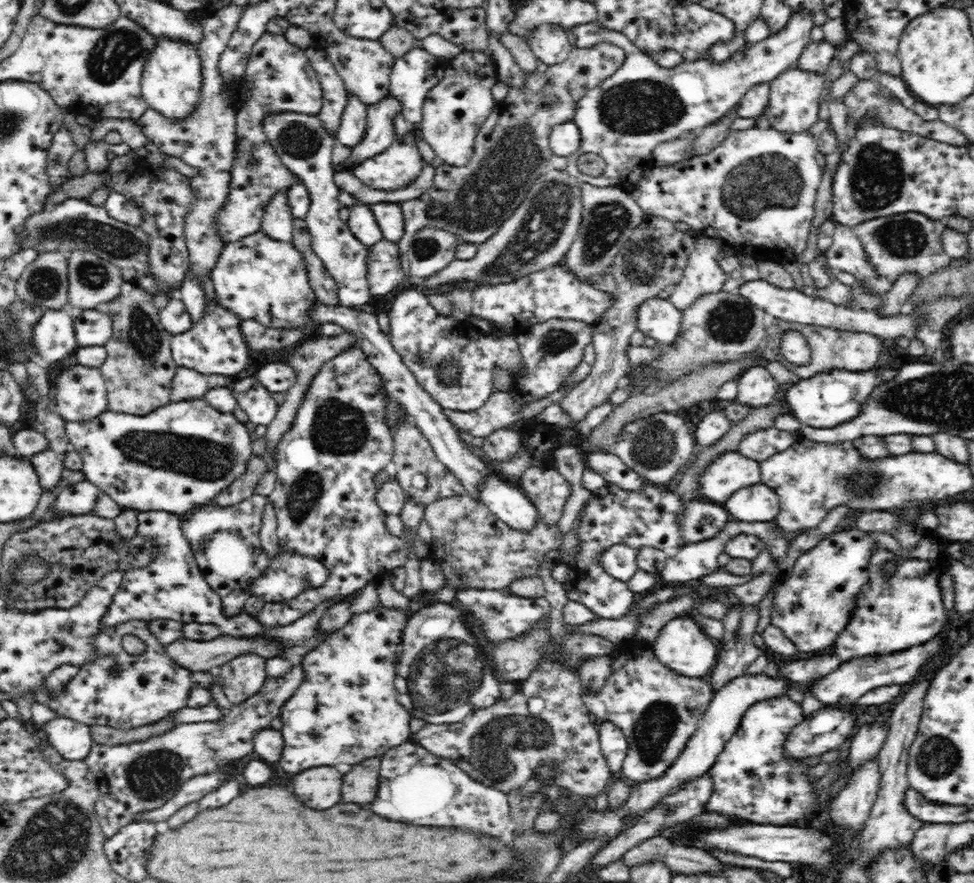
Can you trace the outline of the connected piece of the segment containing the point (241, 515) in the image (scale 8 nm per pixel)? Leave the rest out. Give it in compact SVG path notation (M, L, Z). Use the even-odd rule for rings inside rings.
M254 494L251 498L240 502L240 504L228 505L223 508L221 505L196 505L192 509L179 515L181 529L190 543L191 551L195 556L198 568L201 569L204 579L214 589L222 599L223 608L229 616L234 616L240 611L244 611L246 601L252 596L253 582L256 582L258 576L266 574L268 566L270 566L270 557L266 554L262 546L259 530L261 529L262 516L267 506L268 499L266 496ZM218 530L226 530L226 538L222 540L214 540L214 548L210 548L210 540Z

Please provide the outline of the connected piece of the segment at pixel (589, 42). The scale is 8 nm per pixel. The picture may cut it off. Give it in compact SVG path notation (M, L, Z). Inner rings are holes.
M800 6L795 10L784 29L771 34L768 38L749 45L744 54L736 54L726 63L711 63L708 60L682 61L673 68L658 65L650 55L636 47L630 39L621 32L603 30L598 22L579 25L567 31L568 38L574 47L586 48L594 46L599 41L610 41L624 49L625 59L609 77L605 77L594 88L587 90L586 94L577 102L573 121L578 126L581 134L581 143L577 152L568 157L566 172L578 179L579 184L590 183L606 187L620 187L632 193L639 177L651 166L651 153L661 142L682 137L688 131L699 131L710 124L717 123L727 116L743 97L743 93L762 81L772 81L782 72L793 68L797 64L802 51L811 43L810 30L815 27L813 10L806 10ZM594 153L606 161L601 175L590 176L578 169L577 159L586 154Z

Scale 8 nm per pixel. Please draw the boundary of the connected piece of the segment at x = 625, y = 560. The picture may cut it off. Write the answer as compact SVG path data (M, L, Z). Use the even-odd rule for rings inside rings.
M625 544L612 545L598 558L599 565L616 580L628 582L632 575L639 570L636 564L638 551Z

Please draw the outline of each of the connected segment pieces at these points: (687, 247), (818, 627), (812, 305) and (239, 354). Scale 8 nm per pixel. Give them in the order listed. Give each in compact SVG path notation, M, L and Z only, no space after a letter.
M646 216L644 222L638 227L628 242L620 249L614 260L606 267L603 275L598 275L592 282L591 286L595 289L607 292L611 298L611 305L601 314L601 317L593 325L592 344L595 348L595 364L592 372L588 377L570 390L566 397L560 402L560 408L570 416L573 423L581 422L592 408L601 406L609 400L611 394L617 390L619 380L624 373L630 368L630 361L626 355L626 349L629 345L630 336L637 330L636 308L637 306L650 297L656 297L661 290L671 289L675 284L680 282L684 269L687 265L688 257L694 250L696 238L676 230L674 223L669 220L660 219L658 216Z
M858 528L830 533L814 548L801 554L791 568L791 576L774 593L770 609L771 623L782 629L798 652L820 653L830 650L846 628L856 608L856 594L870 580L870 558L874 548L884 547Z
M762 279L744 282L738 288L738 294L764 310L769 319L781 318L784 321L865 332L881 339L891 338L896 340L896 338L902 336L909 340L915 338L915 319L911 318L911 316L906 316L905 313L894 314L894 316L880 316L874 311L844 307L829 300L821 299L818 296L808 296L795 288L782 289Z
M206 301L202 316L188 332L173 335L171 354L180 368L190 368L202 375L236 376L251 365L249 343L241 331L241 319L233 310L214 301Z

